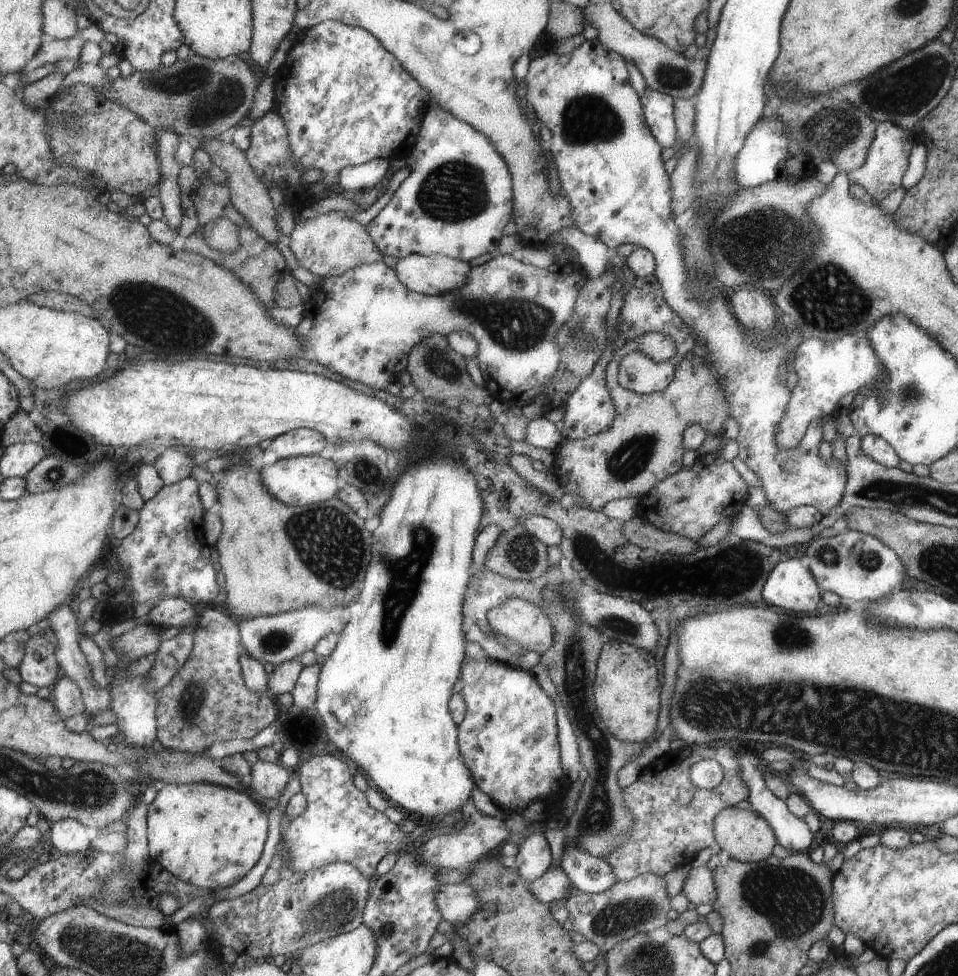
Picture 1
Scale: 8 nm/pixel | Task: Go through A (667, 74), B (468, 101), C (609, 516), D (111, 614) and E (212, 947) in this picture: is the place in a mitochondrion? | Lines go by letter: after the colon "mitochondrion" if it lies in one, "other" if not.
A: mitochondrion
B: other
C: other
D: other
E: other

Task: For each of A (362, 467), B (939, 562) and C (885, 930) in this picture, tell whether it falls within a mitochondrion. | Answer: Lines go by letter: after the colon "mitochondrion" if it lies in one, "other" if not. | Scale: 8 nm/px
A: mitochondrion
B: mitochondrion
C: other

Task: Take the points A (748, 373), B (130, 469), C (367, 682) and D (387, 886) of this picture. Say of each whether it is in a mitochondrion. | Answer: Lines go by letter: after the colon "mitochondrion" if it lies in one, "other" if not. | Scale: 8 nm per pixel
A: mitochondrion
B: other
C: other
D: other

